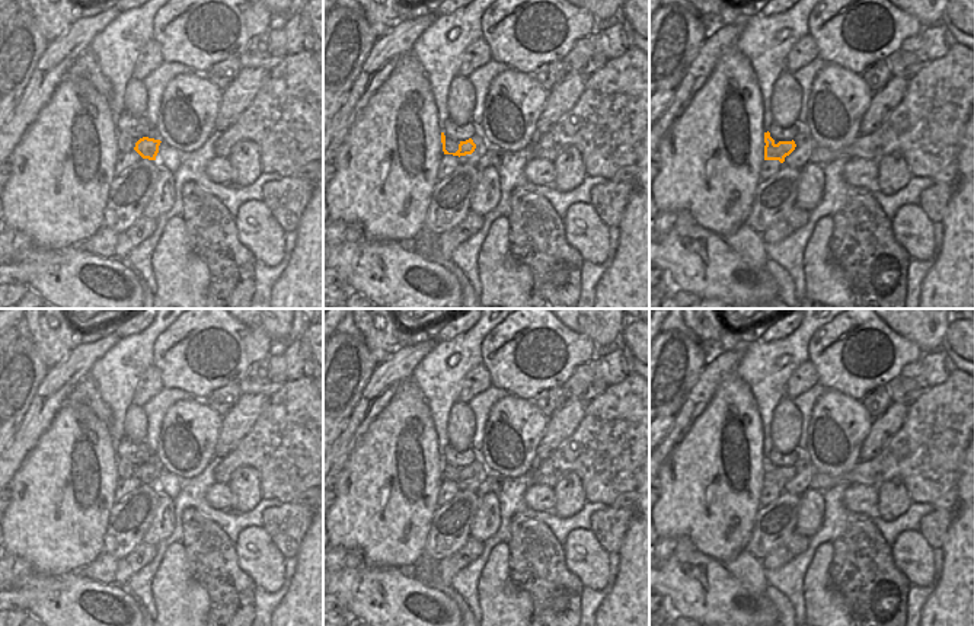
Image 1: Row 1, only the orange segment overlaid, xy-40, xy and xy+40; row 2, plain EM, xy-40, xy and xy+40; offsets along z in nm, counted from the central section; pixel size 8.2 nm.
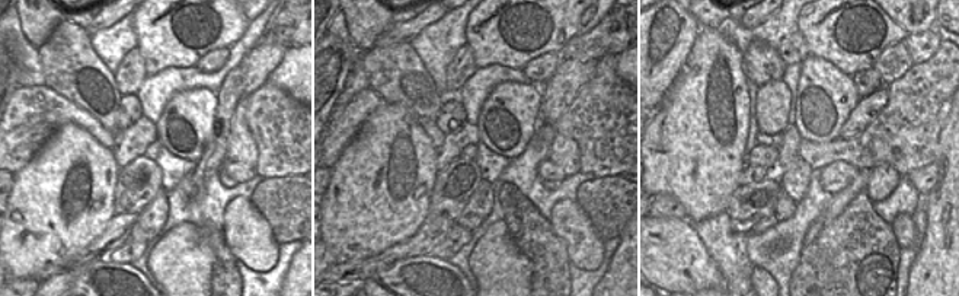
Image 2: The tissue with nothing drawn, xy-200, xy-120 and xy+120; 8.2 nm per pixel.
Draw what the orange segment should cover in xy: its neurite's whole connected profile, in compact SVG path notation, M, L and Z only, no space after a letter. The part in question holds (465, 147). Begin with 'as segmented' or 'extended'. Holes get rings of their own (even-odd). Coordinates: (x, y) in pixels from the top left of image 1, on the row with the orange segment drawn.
as segmented; M441 132L441 143L443 143L443 151L444 154L453 154L453 156L466 156L466 154L472 154L476 148L476 144L473 143L472 138L466 140L466 141L460 141L459 144L459 150L456 153L448 153L446 150L446 135L444 132Z

